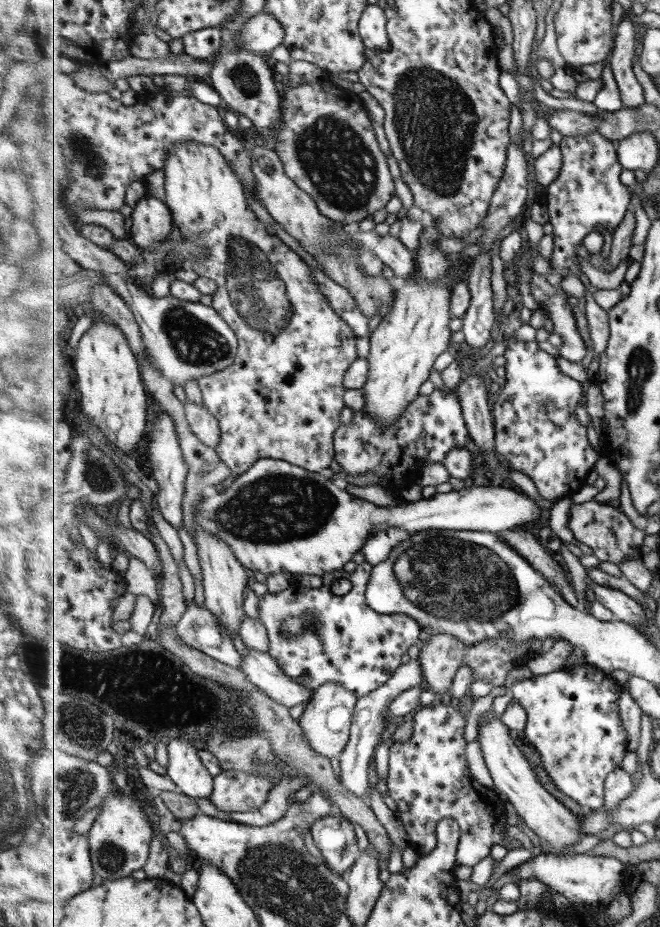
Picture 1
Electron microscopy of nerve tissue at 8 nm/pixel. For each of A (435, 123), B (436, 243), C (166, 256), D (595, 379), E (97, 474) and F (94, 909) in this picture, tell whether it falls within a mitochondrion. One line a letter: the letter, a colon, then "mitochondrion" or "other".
A: mitochondrion
B: other
C: other
D: other
E: mitochondrion
F: other

